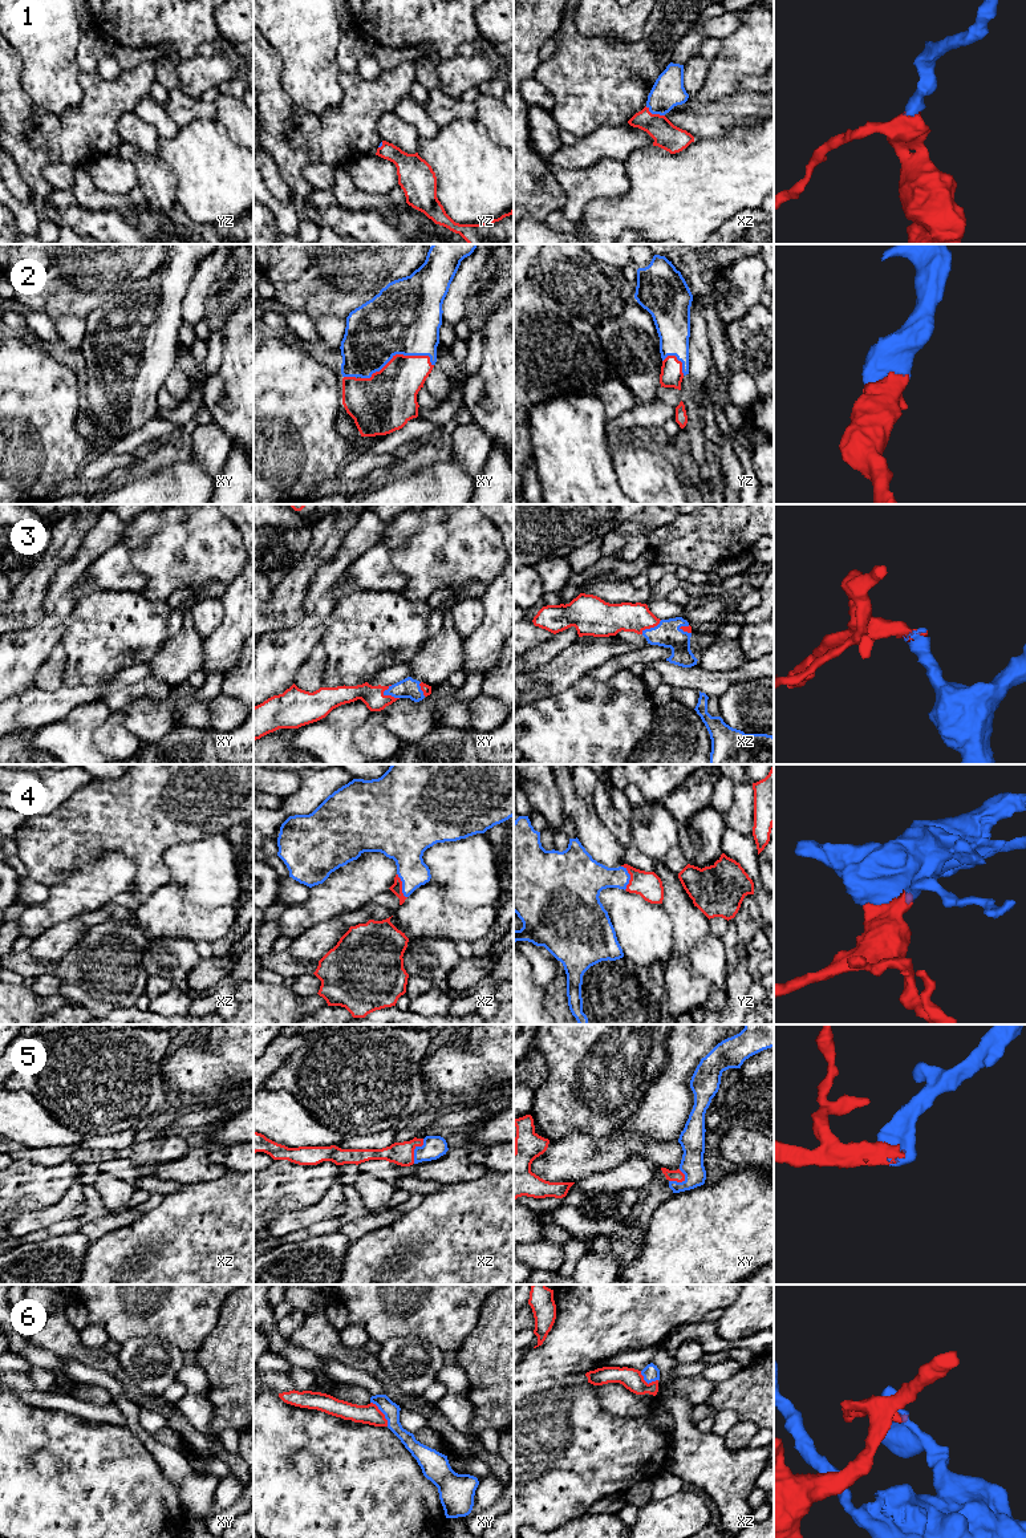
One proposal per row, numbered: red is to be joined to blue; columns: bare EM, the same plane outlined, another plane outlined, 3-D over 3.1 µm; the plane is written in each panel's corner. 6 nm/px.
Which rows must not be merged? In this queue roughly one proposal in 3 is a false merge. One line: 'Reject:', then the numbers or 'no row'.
Reject: 6

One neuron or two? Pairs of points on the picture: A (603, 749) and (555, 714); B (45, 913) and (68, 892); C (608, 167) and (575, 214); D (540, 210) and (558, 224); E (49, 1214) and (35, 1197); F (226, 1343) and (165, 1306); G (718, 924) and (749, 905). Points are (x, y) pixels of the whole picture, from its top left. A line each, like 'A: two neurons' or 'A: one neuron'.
A: one neuron
B: one neuron
C: one neuron
D: two neurons
E: two neurons
F: two neurons
G: two neurons

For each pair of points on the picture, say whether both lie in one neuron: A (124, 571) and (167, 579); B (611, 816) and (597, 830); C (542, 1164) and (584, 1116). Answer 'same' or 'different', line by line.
A: different
B: different
C: different

